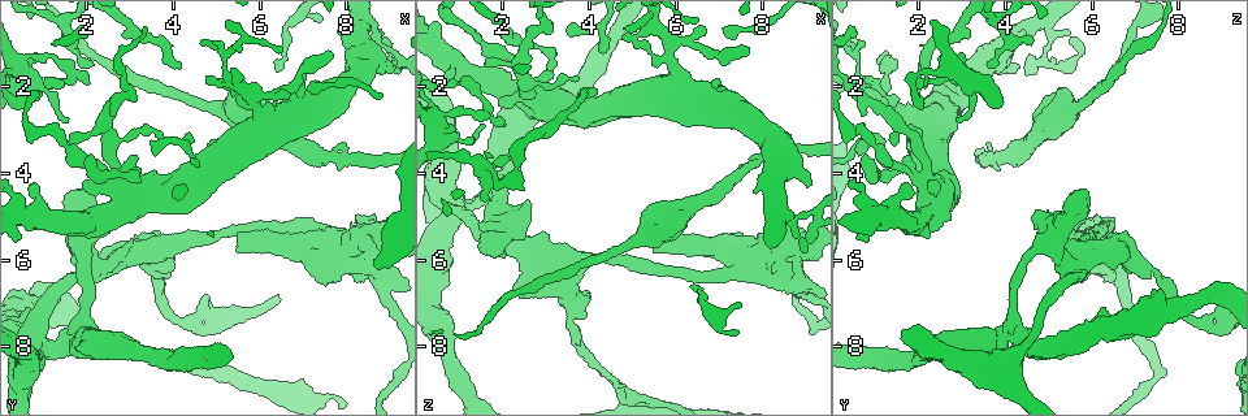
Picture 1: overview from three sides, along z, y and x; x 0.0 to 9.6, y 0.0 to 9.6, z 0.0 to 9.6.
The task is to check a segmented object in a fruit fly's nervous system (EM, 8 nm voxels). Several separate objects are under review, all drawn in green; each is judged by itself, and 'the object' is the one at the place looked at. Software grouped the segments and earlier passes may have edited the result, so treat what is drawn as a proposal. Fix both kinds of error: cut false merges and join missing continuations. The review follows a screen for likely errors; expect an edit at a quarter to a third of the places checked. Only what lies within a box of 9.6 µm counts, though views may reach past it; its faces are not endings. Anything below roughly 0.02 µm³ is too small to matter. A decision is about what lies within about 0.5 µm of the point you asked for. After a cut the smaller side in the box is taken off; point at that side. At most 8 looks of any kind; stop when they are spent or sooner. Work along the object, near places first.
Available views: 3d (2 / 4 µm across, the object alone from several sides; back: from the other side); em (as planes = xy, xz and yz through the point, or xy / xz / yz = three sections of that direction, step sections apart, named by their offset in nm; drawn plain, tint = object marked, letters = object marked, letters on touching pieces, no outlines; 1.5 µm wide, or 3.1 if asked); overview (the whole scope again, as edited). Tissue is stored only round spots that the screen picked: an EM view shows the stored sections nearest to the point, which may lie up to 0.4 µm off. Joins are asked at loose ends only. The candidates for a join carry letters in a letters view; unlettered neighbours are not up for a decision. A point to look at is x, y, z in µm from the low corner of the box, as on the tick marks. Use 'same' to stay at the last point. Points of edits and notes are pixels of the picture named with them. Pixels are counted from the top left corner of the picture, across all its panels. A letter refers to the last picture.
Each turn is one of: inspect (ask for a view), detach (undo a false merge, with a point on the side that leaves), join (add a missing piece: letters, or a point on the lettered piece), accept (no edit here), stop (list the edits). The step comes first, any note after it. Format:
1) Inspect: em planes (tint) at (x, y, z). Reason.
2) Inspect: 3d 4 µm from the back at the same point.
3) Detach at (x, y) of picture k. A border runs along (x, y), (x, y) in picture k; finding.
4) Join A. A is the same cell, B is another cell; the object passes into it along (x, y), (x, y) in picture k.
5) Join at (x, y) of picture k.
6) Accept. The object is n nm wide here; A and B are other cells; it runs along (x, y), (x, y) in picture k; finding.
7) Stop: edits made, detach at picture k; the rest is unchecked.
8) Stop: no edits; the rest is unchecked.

Inspect: em xz step 8 (letters) at (6.40, 1.65, 6.60). Free end.

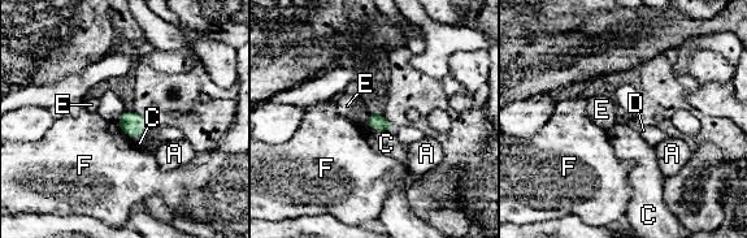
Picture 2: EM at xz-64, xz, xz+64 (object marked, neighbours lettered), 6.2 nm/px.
Inspect: em planes (letters) at the same point.

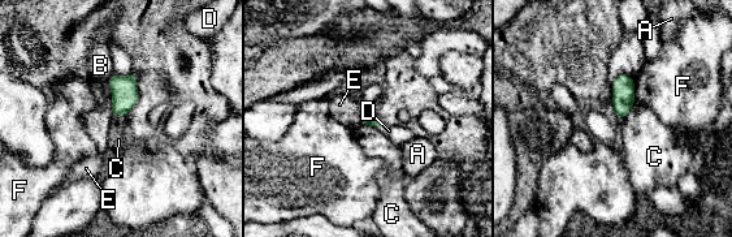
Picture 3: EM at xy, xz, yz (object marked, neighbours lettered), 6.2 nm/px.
Accept. A, B, C, D, E and F are other cells; a border runs along (109, 107), (115, 117) in picture 3; none of them fits.

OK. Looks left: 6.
Inspect: em planes (letters) at (0.70, 1.30, 2.65). Calibre changes.

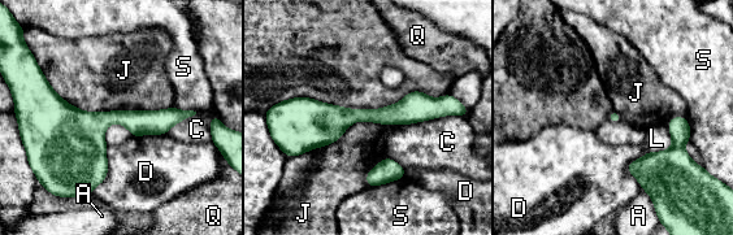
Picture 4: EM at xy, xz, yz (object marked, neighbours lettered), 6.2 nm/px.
Accept. A, C, D, J, L, Q and S are other cells; a border runs along (42, 70), (81, 109), (172, 107) in picture 4; all the same neuron.

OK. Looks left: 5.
Inspect: em xy step 8 (tint) at (0.70, 7.10, 6.30). Stops while still wide.

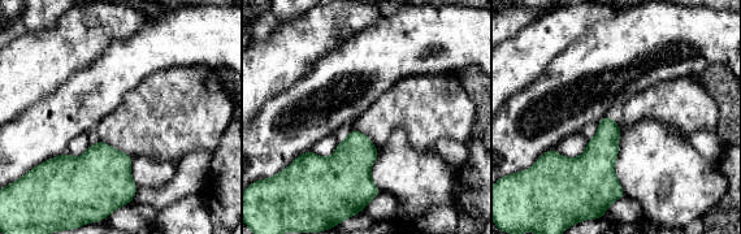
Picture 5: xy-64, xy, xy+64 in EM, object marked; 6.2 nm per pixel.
Inspect: em planes (tint) at the same point.

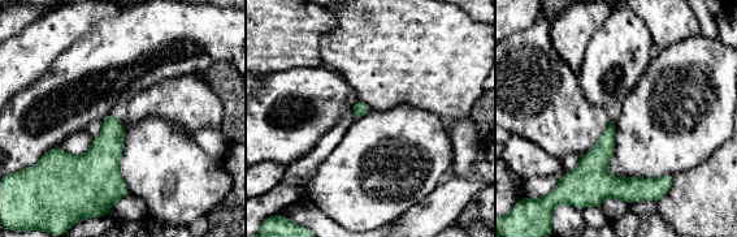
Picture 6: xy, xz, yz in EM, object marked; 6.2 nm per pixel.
Inspect: em planes (letters) at the same point.

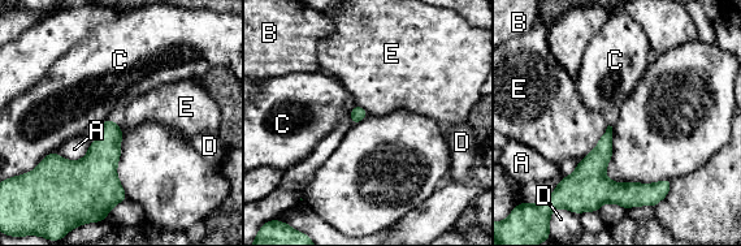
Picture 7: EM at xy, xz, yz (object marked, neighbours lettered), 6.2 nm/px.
Accept. A, B, C, D and E are other cells; it runs along (567, 180), (662, 185) in picture 7; no lettered piece goes on from it.

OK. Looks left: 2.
Stop: no edits; the rest is unchecked.

